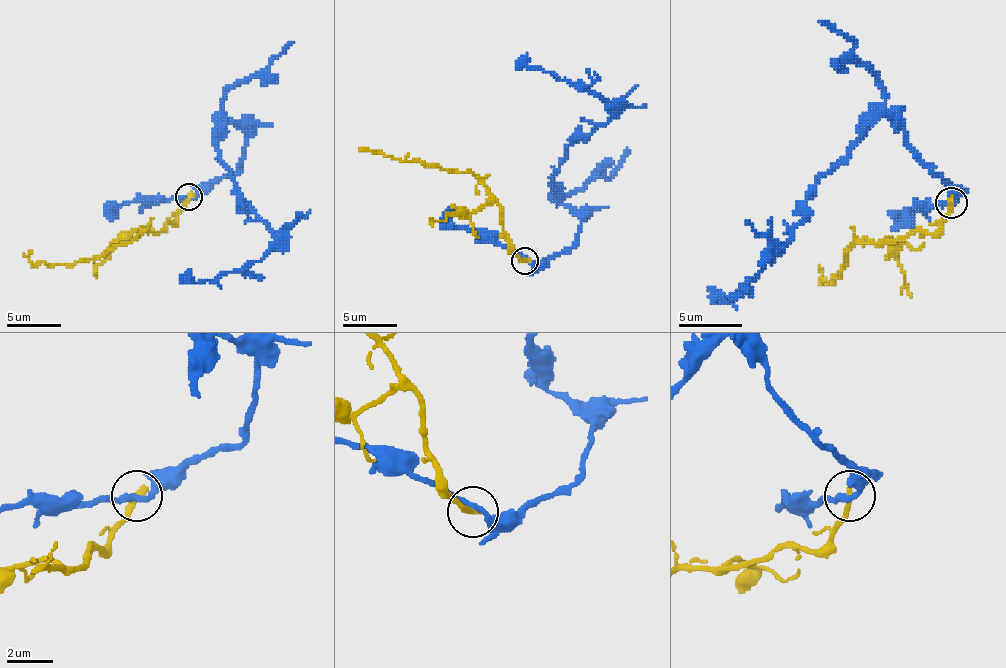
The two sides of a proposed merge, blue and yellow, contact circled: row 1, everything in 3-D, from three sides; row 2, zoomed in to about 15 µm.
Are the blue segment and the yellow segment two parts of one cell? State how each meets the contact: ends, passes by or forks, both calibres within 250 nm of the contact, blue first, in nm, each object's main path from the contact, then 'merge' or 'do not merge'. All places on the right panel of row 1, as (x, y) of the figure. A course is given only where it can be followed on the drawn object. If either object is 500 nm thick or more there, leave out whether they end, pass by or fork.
blue passes by | yellow ends | 240/280 nm | blue via (948, 202), (952, 202), (952, 189), (885, 113), (819, 180), (793, 237), (755, 278), (727, 303), (708, 287) | yellow via (952, 202), (948, 214), (933, 233), (917, 230), (857, 243), (847, 252), (835, 281), (822, 281), (819, 265) | do not merge

